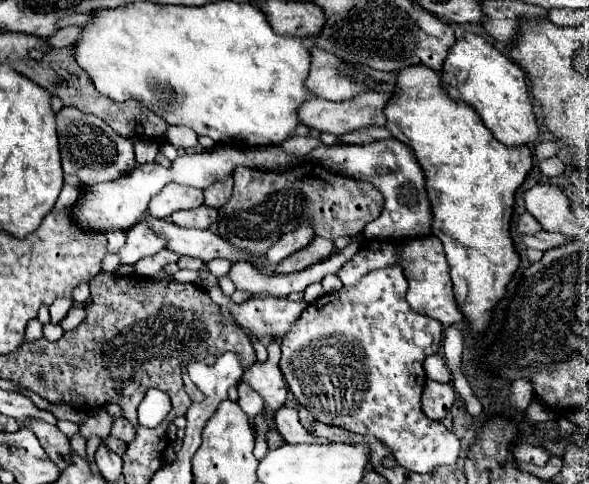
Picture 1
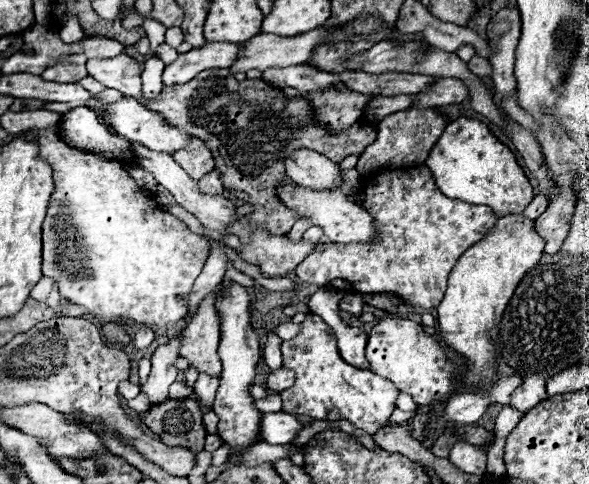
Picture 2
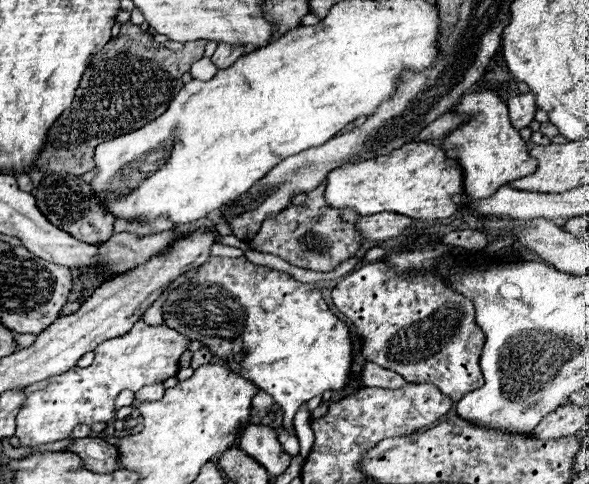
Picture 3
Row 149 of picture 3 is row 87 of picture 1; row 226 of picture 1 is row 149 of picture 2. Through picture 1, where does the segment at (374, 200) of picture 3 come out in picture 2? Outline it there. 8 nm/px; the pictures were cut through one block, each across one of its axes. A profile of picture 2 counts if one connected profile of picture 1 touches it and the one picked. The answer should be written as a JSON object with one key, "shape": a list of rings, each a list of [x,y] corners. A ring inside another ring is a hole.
{"shape":[[[458,118],[444,128],[440,140],[426,158],[426,166],[430,166],[438,188],[448,198],[474,206],[490,206],[496,218],[520,214],[534,198],[532,184],[514,154],[490,134],[486,124],[472,118]]]}

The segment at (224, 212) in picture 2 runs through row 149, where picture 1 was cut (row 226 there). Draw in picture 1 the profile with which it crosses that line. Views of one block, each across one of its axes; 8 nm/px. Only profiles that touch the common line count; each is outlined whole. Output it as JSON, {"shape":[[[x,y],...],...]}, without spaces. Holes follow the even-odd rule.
{"shape":[[[138,222],[134,228],[126,232],[126,244],[118,252],[122,264],[136,264],[144,256],[152,256],[166,246],[164,238],[160,238],[154,230],[150,230],[144,222]]]}

